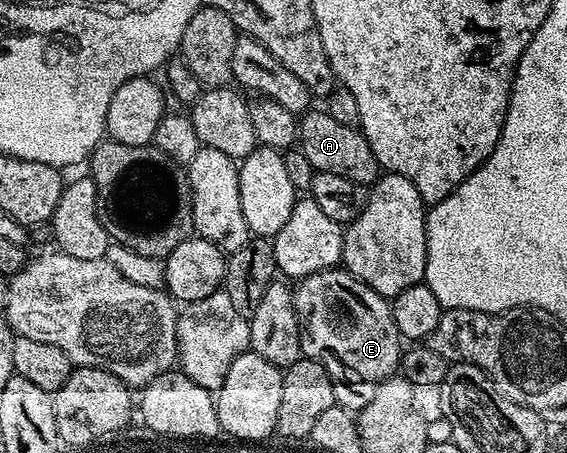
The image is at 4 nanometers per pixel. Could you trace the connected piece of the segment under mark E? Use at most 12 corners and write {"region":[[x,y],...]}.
{"region":[[343,269],[295,284],[303,358],[359,409],[397,374],[389,300]]}

